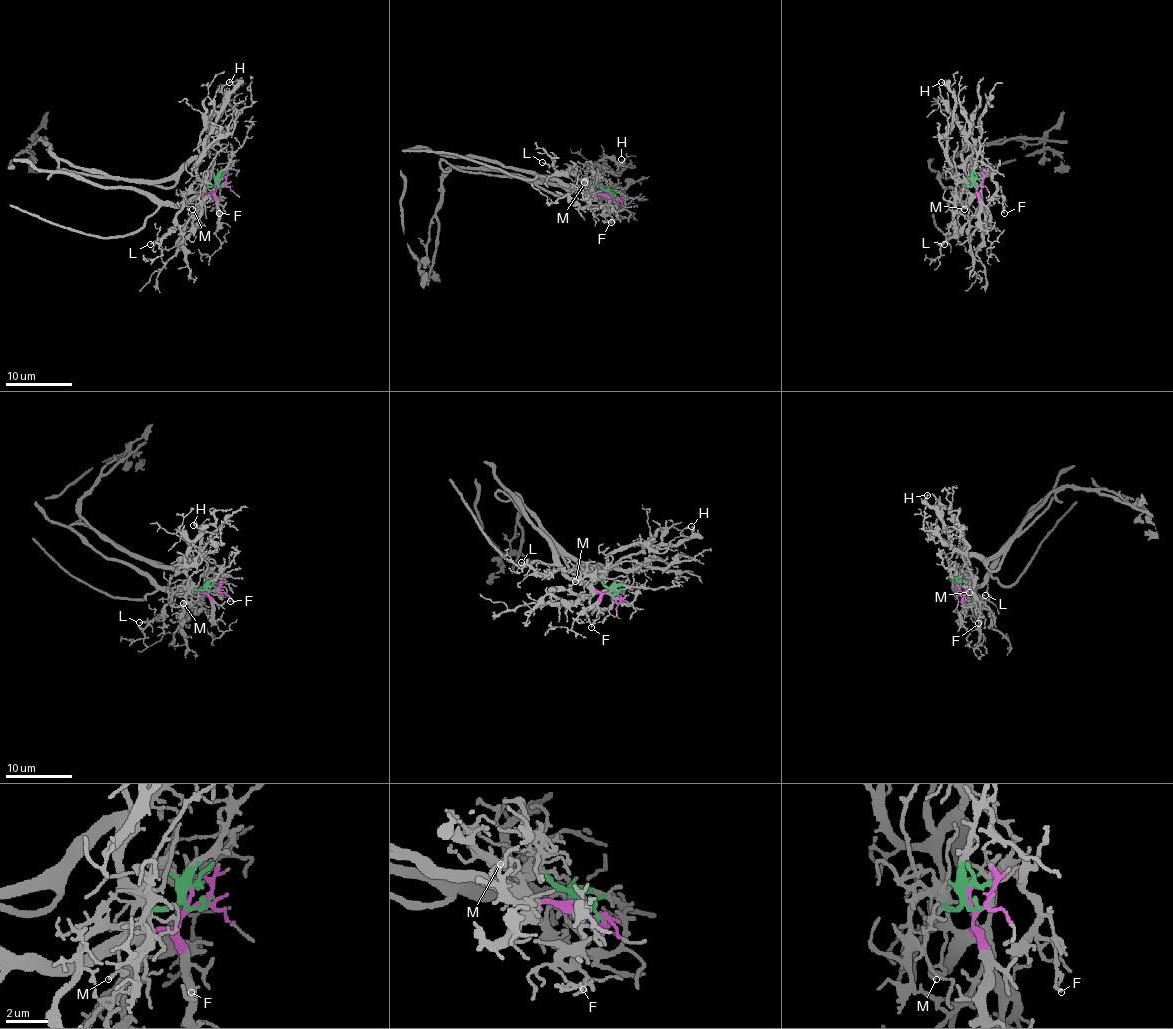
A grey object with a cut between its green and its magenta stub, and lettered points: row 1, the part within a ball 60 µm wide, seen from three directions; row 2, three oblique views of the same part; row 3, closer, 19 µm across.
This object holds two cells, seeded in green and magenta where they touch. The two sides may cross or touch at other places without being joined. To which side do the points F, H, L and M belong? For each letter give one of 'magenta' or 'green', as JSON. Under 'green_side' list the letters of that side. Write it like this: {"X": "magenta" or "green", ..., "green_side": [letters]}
{"F": "magenta", "H": "green", "L": "magenta", "M": "magenta", "green_side": ["H"]}

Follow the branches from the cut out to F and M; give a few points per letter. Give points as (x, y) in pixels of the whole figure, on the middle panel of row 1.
F: (611, 196), (598, 194), (596, 199), (606, 212), (605, 217), (611, 222)
M: (611, 196), (585, 182)

